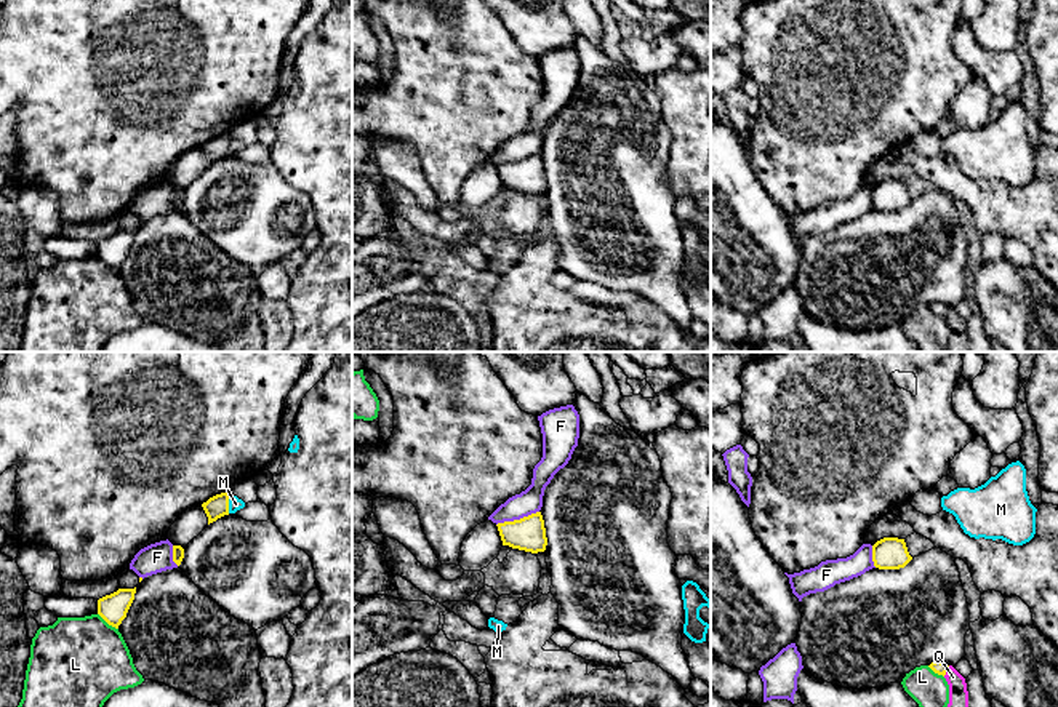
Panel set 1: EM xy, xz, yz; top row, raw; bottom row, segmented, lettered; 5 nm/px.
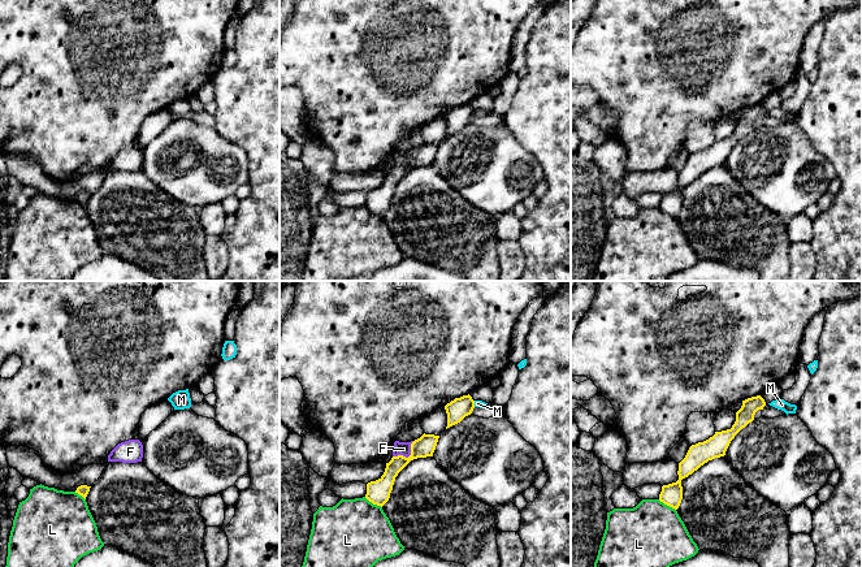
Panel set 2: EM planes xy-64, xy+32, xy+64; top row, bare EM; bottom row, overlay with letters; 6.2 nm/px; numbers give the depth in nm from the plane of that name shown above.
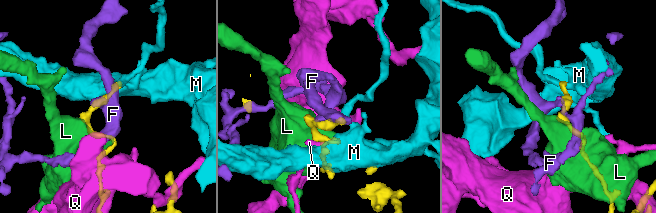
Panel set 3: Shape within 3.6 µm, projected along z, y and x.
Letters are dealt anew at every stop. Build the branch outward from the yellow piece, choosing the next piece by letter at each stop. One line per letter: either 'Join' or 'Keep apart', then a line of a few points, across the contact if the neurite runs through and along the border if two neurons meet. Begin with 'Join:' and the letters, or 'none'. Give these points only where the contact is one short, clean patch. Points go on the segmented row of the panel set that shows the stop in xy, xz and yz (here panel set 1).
Join: none
F: Keep apart. Line: xz (538, 511), (496, 525)
L: Keep apart
M: Keep apart. Line: xy (228, 493), (229, 512)
Q: Keep apart

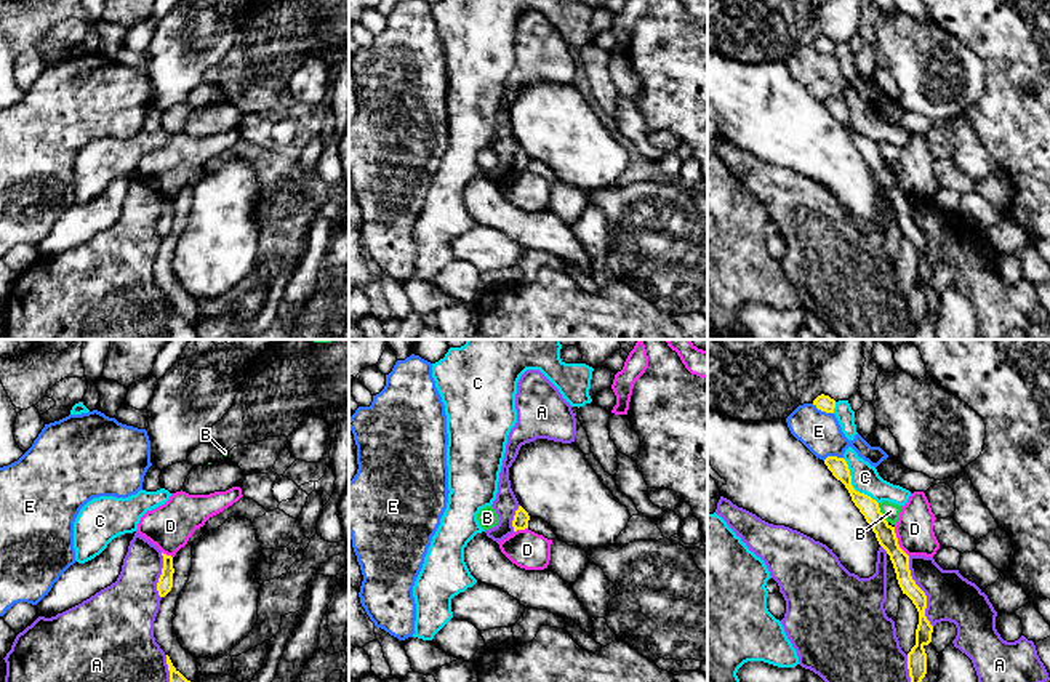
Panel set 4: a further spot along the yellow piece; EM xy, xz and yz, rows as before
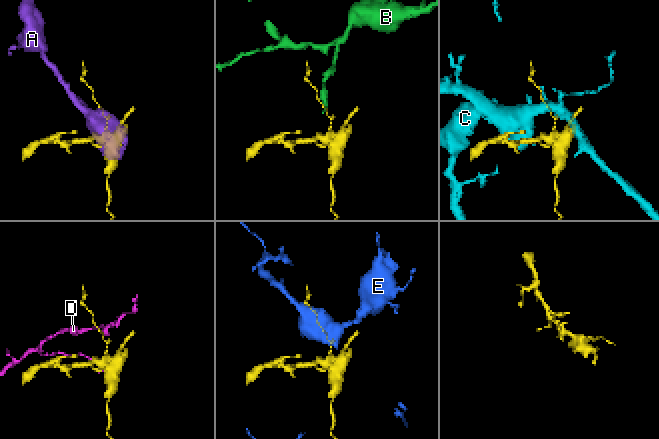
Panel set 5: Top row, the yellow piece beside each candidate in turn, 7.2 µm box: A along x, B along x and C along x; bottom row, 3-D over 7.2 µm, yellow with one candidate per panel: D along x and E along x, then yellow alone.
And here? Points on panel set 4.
Join: none
A: Keep apart
B: Keep apart. Line: yz (877, 503), (887, 522)
C: Keep apart
D: Keep apart. Line: yz (893, 527), (897, 543), (908, 556)
E: Keep apart

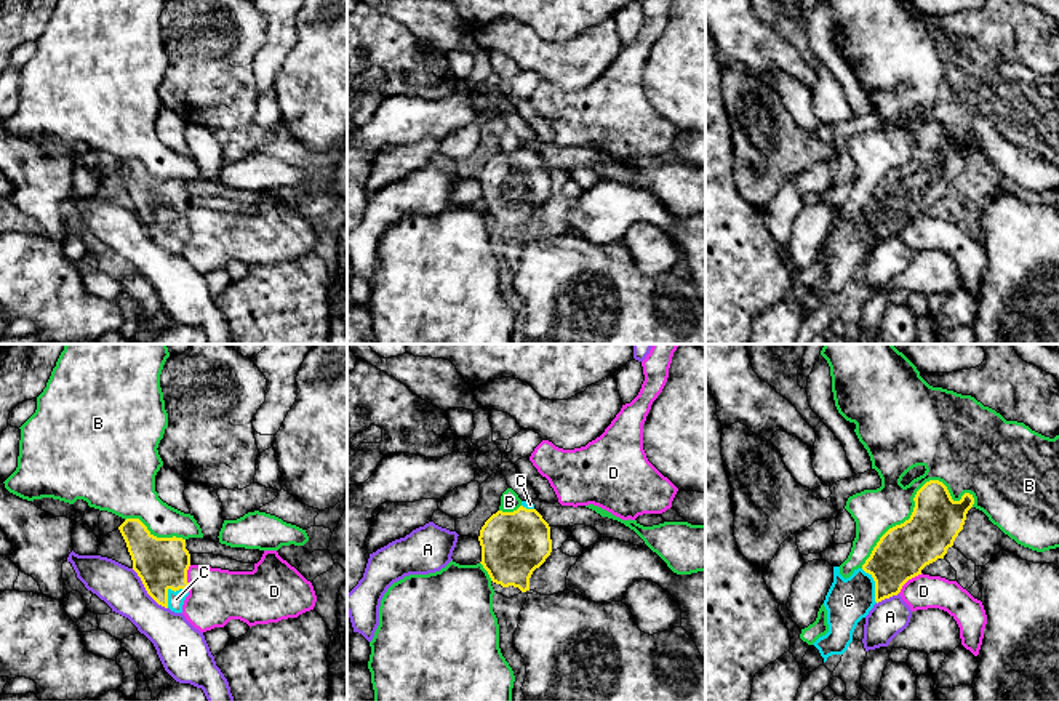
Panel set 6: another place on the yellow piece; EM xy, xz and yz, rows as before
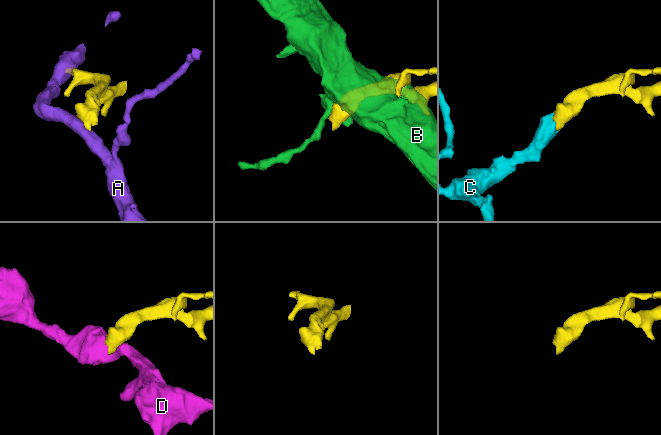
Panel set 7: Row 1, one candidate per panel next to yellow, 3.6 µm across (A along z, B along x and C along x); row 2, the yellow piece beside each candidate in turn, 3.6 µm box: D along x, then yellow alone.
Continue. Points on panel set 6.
Join: C
A: Keep apart
B: Keep apart
C: Join. Line: xy (162, 564), (165, 581), (170, 588), (176, 599)
D: Keep apart. Line: yz (922, 573), (911, 578), (898, 592)

